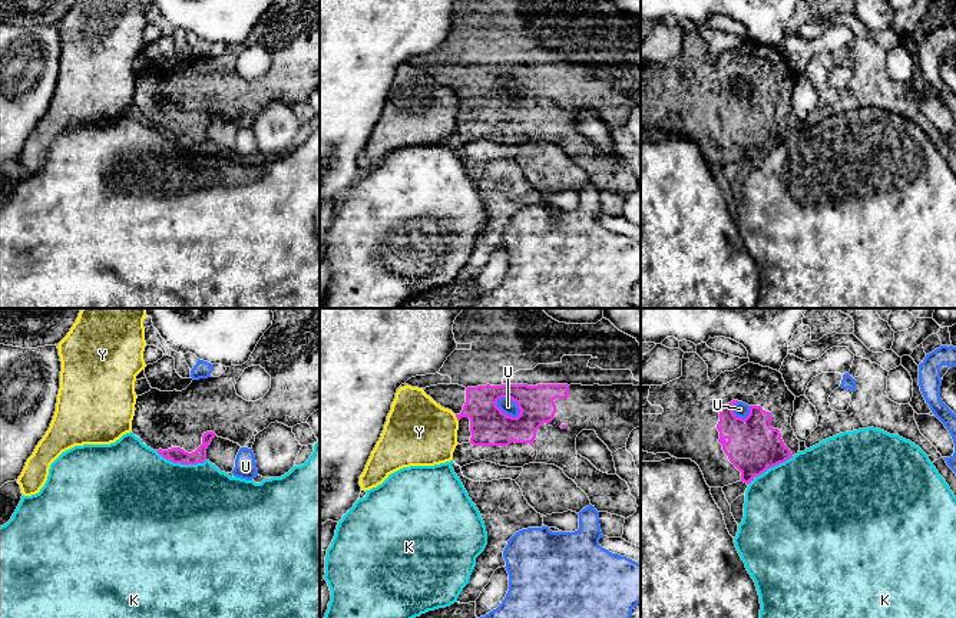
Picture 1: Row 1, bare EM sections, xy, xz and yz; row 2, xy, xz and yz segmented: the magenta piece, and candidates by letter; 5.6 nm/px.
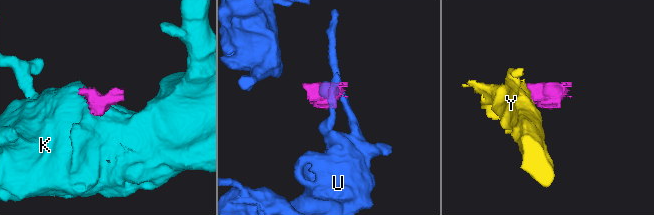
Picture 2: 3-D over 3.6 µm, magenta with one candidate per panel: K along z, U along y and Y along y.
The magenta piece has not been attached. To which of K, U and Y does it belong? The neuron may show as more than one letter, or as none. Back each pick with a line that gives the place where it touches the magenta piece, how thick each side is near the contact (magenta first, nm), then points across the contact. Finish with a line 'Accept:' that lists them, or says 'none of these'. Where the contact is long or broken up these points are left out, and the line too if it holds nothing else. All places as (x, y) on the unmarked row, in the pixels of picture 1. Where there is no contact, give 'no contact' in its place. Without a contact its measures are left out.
Accept: none of these

